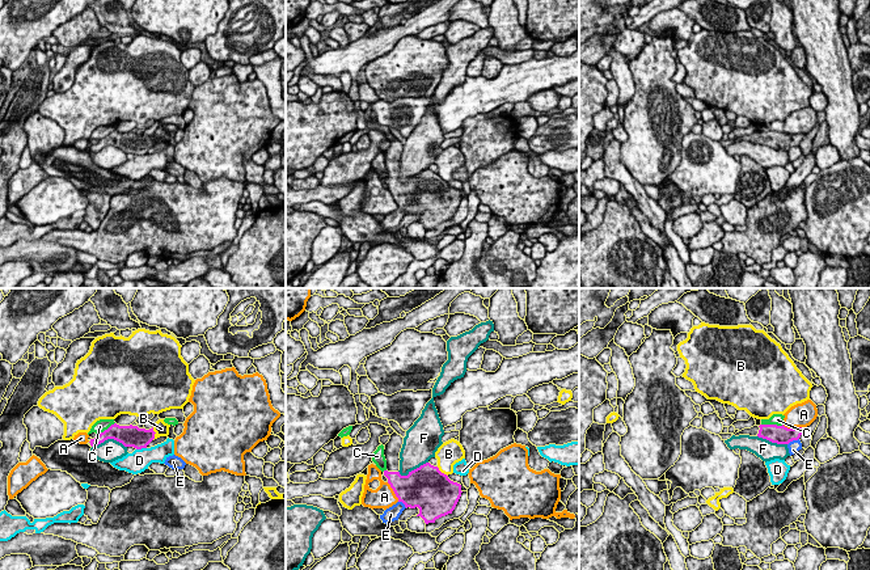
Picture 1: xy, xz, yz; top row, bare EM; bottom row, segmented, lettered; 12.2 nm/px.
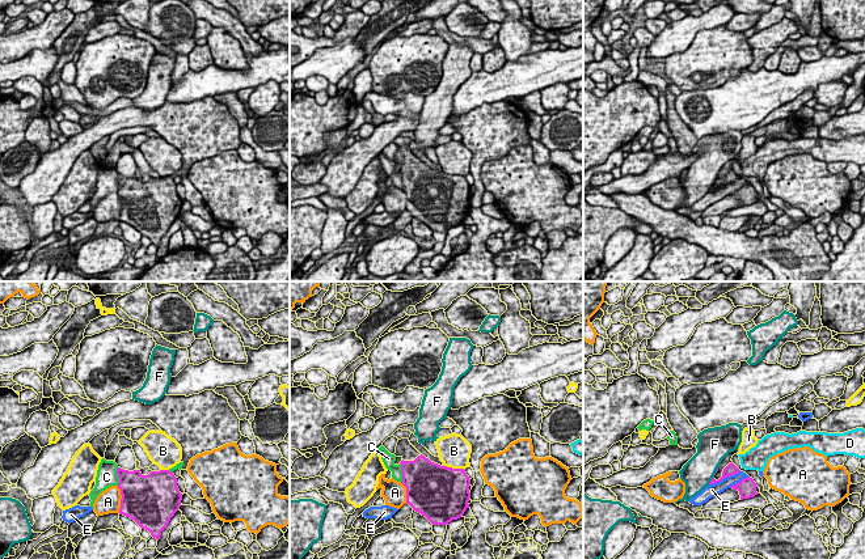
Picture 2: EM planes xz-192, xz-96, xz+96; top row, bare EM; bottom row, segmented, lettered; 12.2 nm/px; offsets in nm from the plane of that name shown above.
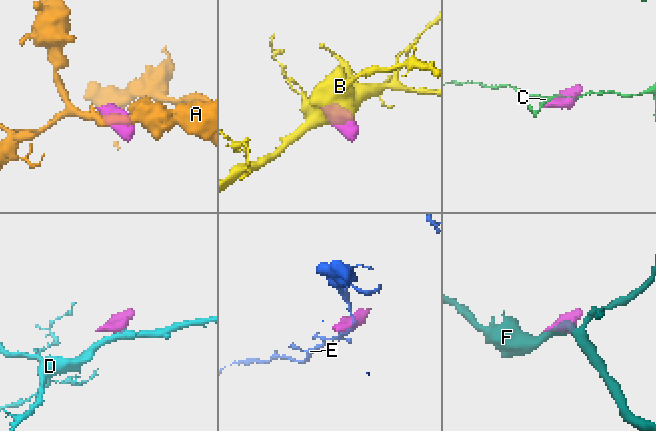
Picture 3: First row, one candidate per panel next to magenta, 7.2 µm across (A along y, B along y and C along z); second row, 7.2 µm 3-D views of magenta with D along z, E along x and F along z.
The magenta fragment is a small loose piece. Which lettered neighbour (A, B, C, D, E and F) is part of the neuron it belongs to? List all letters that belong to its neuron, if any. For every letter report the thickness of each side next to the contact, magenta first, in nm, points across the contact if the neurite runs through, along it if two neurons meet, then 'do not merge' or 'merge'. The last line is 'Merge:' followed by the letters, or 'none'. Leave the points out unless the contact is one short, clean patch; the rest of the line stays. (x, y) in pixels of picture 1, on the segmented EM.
A: 220 nm thick on the magenta side, 300 nm on the other; do not merge
B: 260 nm thick on the magenta side, 190 nm on the other; border along xy (152, 427), (155, 433), (153, 439); do not merge
C: 220 nm thick on the magenta side, 130 nm on the other; do not merge
D: 260 nm thick on the magenta side, 280 nm on the other; border along xy (146, 447), (136, 450); do not merge
E: 220 nm thick on the magenta side, 140 nm on the other; do not merge
F: 260 nm thick on the magenta side, 280 nm on the other; do not merge
Merge: none

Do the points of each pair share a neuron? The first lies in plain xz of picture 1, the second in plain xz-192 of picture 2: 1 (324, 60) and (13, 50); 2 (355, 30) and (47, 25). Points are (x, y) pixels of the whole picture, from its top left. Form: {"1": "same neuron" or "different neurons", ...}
{"1": "different neurons", "2": "same neuron"}

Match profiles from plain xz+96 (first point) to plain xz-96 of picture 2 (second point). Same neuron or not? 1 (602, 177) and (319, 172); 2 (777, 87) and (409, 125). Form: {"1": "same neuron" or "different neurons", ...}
{"1": "same neuron", "2": "different neurons"}

